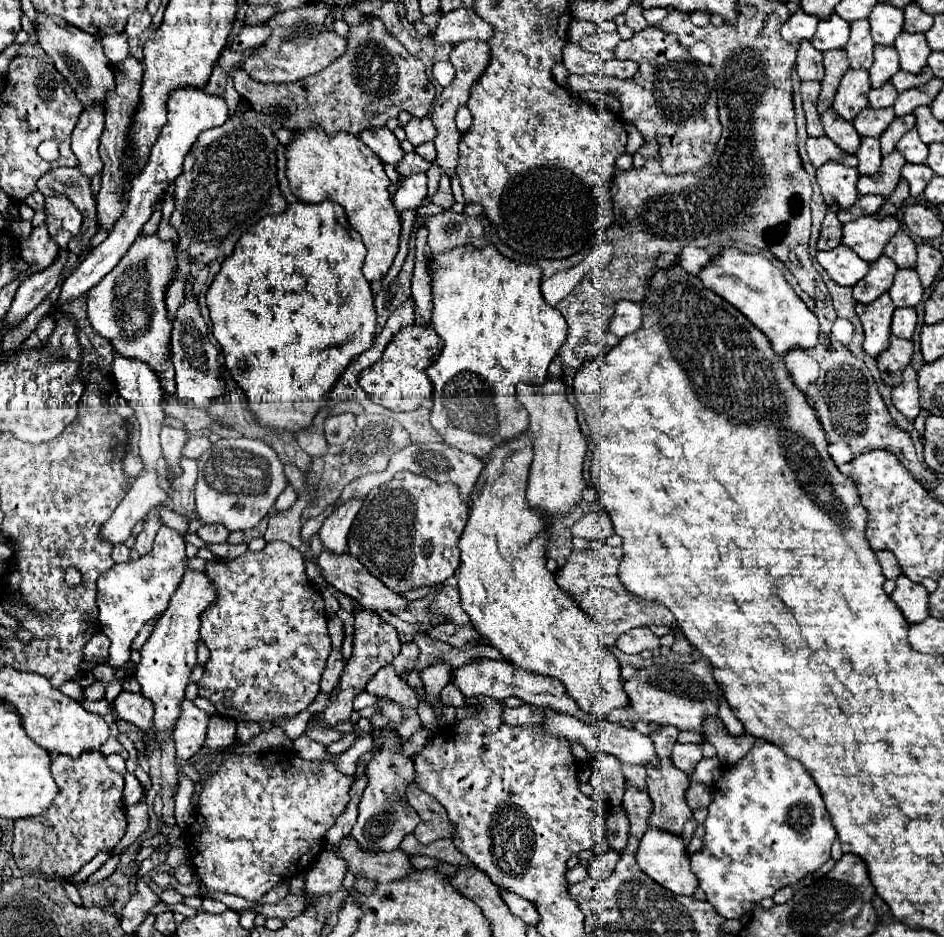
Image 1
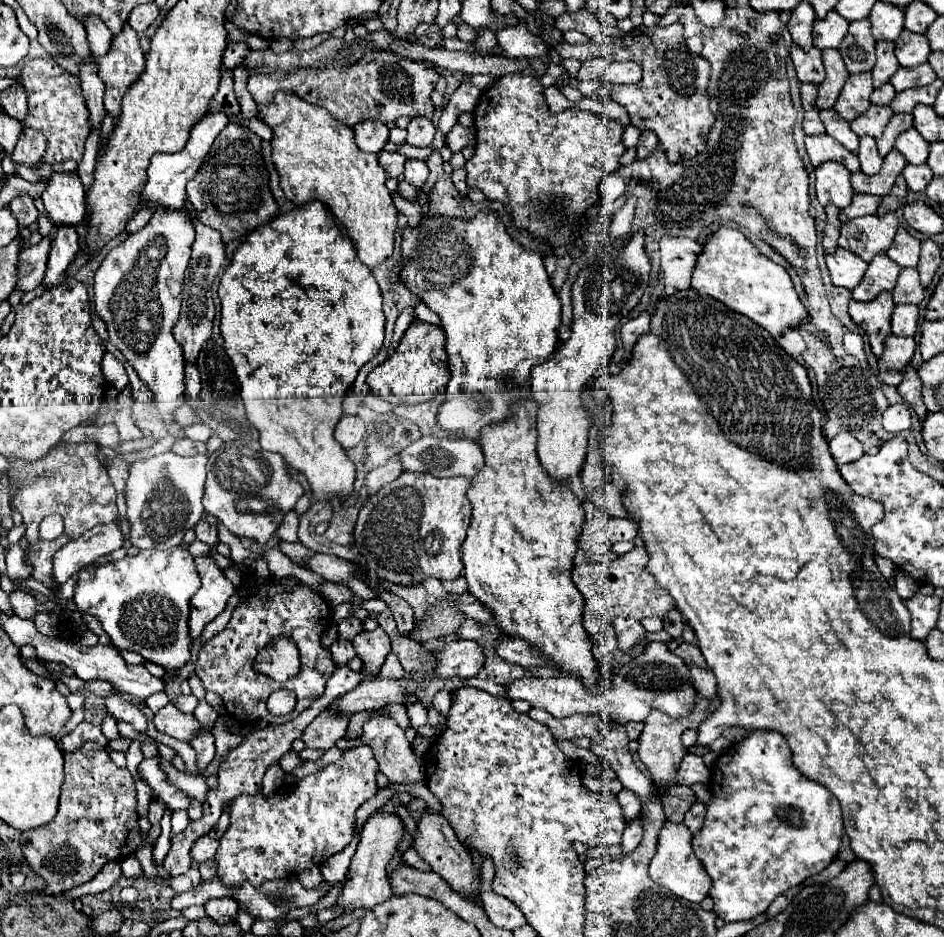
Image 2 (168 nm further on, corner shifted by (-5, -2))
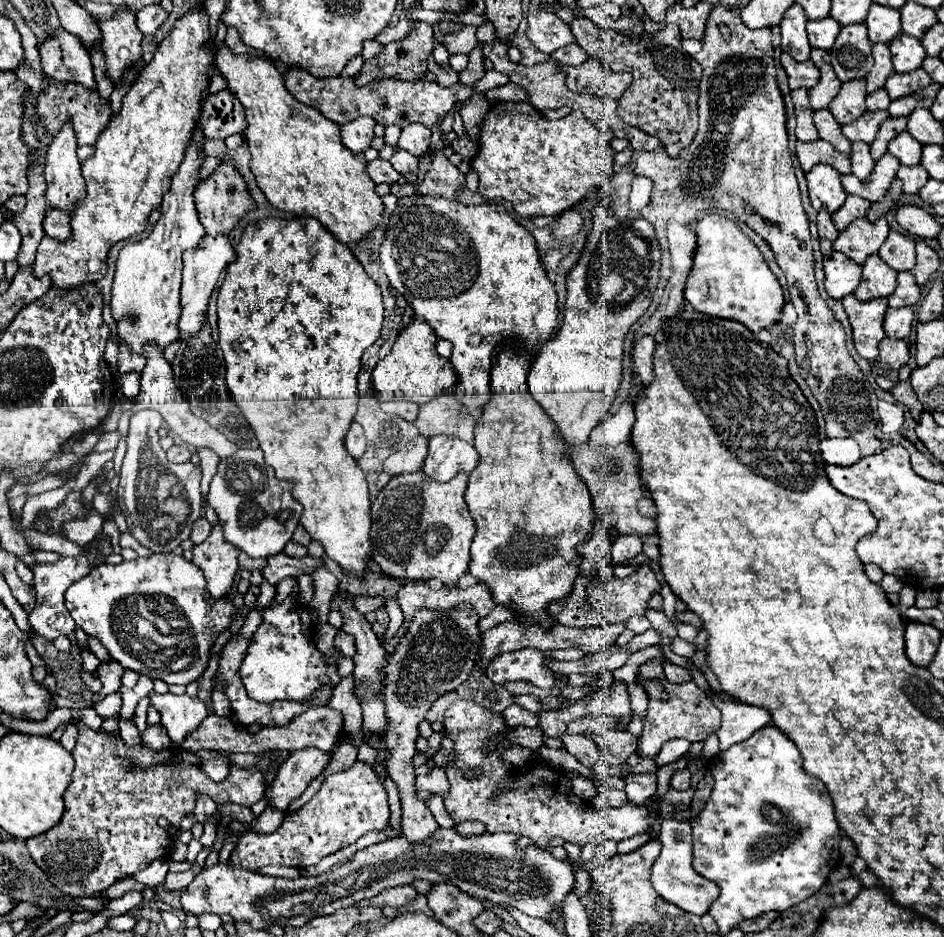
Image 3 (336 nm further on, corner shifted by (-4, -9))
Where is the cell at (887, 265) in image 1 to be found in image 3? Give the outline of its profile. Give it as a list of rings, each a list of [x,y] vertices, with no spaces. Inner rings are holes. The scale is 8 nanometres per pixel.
[[[878,255],[868,257],[868,261],[862,267],[862,279],[856,289],[856,299],[858,301],[872,301],[878,297],[890,297],[892,291],[896,289],[898,273],[888,267]]]

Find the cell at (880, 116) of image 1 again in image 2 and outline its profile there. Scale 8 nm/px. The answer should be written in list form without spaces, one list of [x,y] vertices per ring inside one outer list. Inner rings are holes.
[[[871,104],[869,110],[865,114],[861,114],[859,118],[855,118],[851,122],[851,130],[857,134],[857,136],[881,136],[885,124],[889,122],[889,118],[893,116],[893,110],[889,106],[875,106]]]

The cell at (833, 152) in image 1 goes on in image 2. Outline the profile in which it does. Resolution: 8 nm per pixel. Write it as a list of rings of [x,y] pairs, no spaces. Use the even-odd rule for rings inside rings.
[[[821,134],[821,136],[805,136],[805,148],[809,154],[811,164],[817,168],[827,160],[835,160],[843,166],[847,166],[851,172],[859,170],[859,158],[845,150],[835,138],[831,138],[829,134]]]

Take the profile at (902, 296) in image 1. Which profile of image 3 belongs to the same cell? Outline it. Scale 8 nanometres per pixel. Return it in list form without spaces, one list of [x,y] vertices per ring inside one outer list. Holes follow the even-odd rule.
[[[910,271],[898,273],[898,287],[896,291],[888,297],[890,307],[912,307],[920,301],[920,287],[916,285],[916,279]]]

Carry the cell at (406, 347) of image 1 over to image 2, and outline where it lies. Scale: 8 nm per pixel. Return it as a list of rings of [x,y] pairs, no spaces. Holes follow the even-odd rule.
[[[415,320],[403,334],[397,350],[379,366],[375,366],[367,376],[367,386],[373,394],[383,400],[399,404],[421,404],[445,390],[449,382],[449,364],[445,354],[445,334],[443,328]]]

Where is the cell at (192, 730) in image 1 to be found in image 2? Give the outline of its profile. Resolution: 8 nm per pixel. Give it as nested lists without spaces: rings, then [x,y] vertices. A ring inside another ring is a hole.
[[[201,732],[191,740],[191,746],[197,752],[197,774],[205,774],[205,768],[213,762],[215,758],[215,744],[213,744],[213,734]]]

